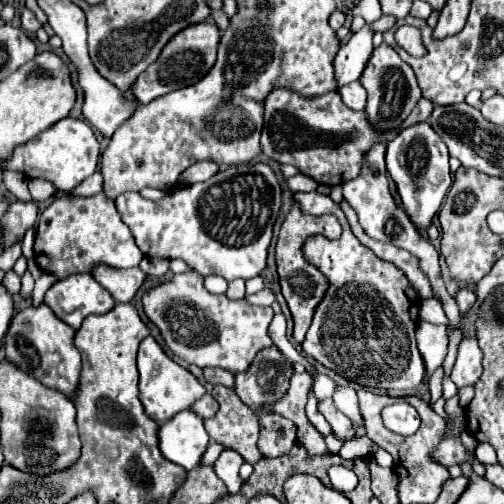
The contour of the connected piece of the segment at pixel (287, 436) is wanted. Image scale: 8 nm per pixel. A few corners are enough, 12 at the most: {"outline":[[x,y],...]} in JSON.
{"outline":[[261,413],[259,451],[279,457],[295,445],[295,425]]}

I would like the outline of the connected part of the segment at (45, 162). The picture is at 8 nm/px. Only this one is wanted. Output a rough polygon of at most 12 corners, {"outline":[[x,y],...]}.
{"outline":[[65,117],[15,149],[7,169],[73,191],[97,171],[99,141]]}

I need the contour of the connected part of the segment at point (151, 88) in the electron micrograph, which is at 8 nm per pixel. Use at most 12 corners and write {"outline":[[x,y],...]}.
{"outline":[[209,21],[171,37],[131,93],[141,105],[199,81],[221,31]]}

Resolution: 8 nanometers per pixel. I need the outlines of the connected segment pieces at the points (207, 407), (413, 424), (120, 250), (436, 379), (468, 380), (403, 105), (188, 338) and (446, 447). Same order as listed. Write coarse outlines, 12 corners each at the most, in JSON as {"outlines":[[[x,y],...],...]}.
{"outlines":[[[203,395],[191,405],[199,417],[213,417],[219,403]],[[409,403],[381,411],[383,425],[401,435],[419,429],[419,415]],[[101,191],[39,217],[37,265],[65,279],[143,253]],[[442,367],[429,380],[430,405],[442,397]],[[465,337],[451,373],[461,389],[481,375],[477,339]],[[385,43],[361,75],[367,121],[399,129],[421,97],[413,69]],[[195,271],[141,301],[167,347],[245,371],[271,307],[213,295]],[[461,439],[439,443],[433,459],[445,467],[469,461]]]}

